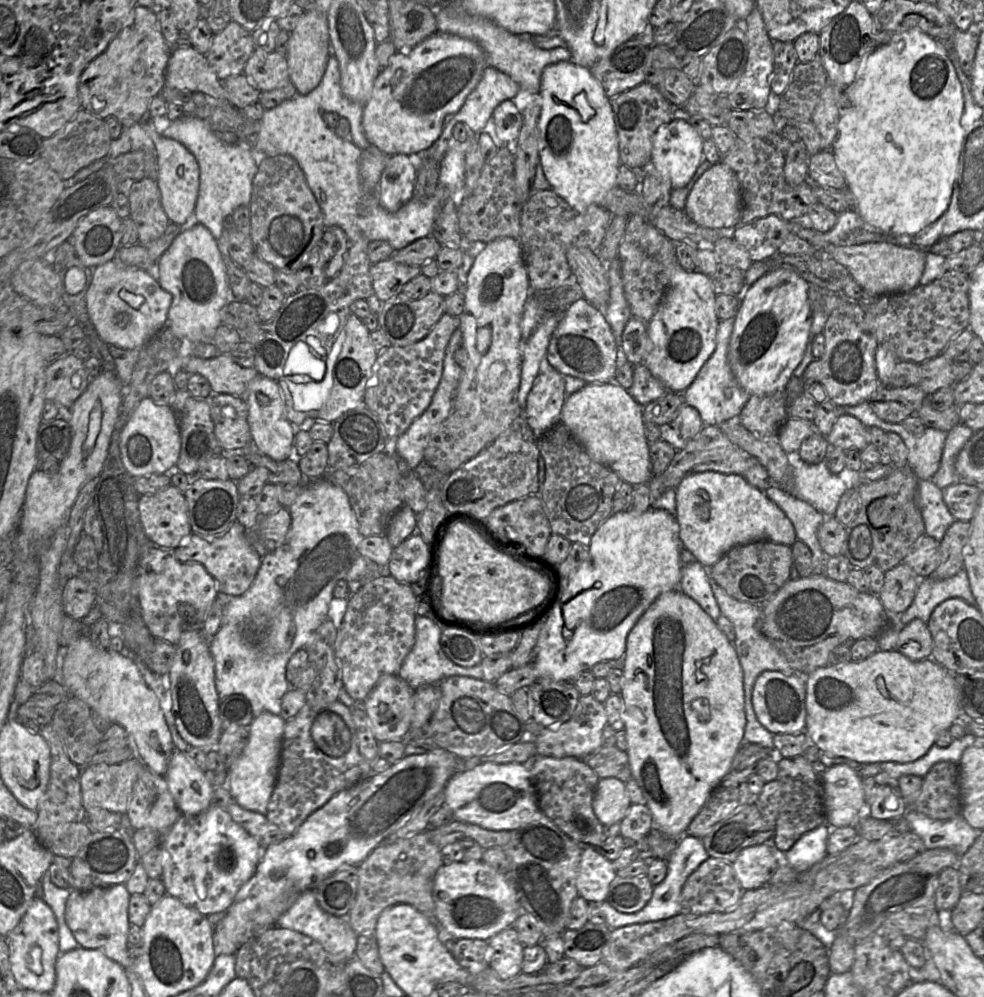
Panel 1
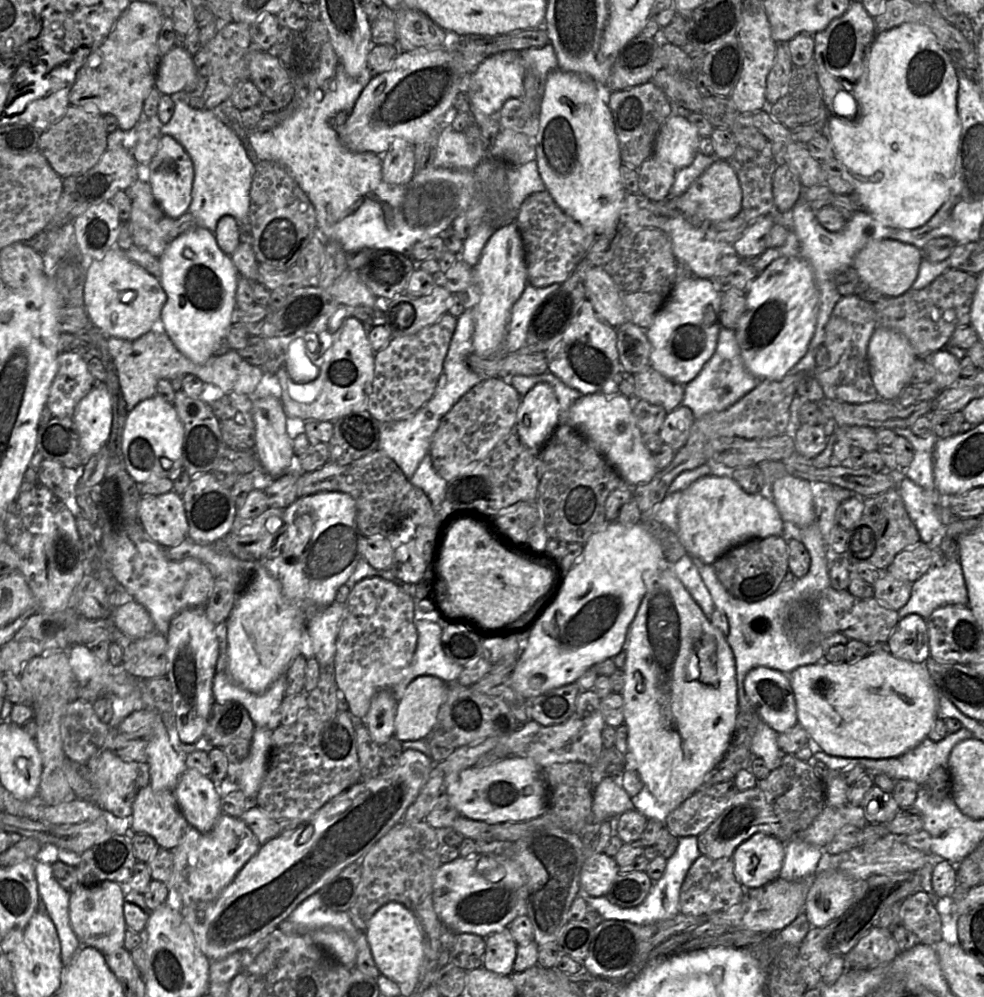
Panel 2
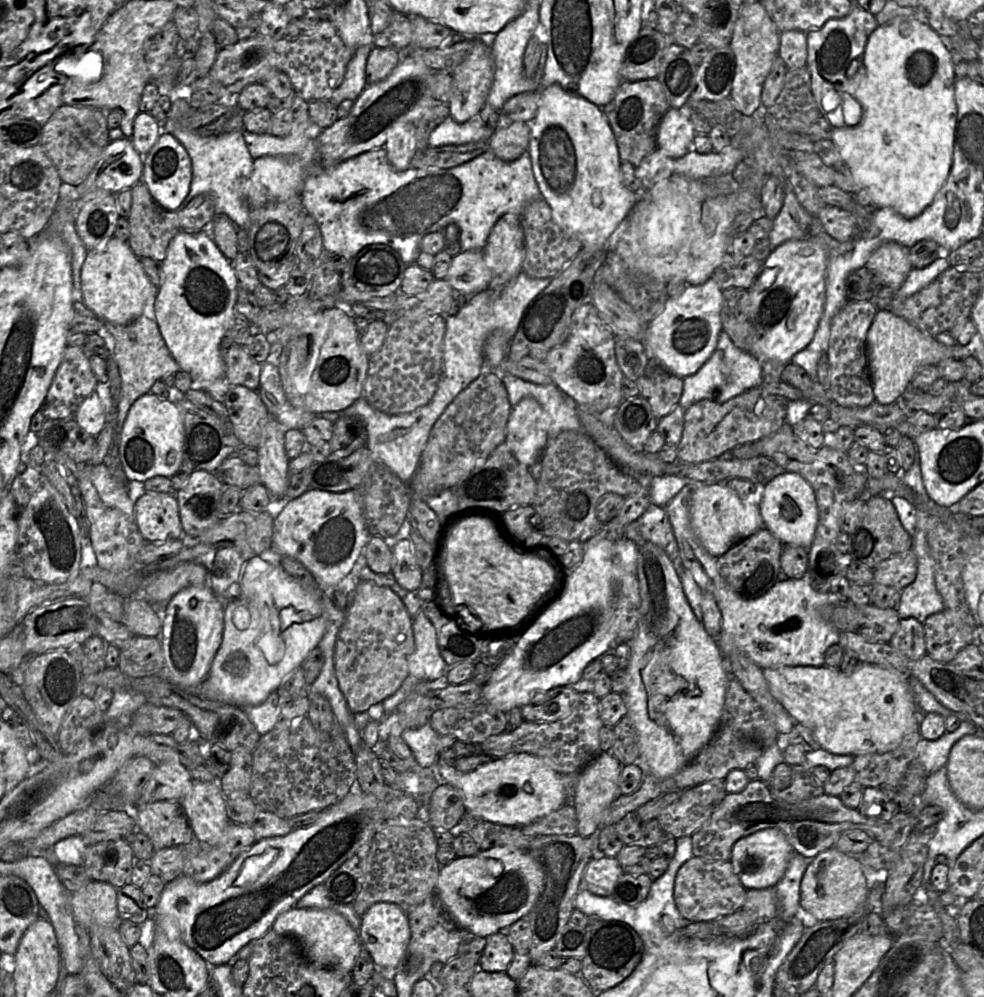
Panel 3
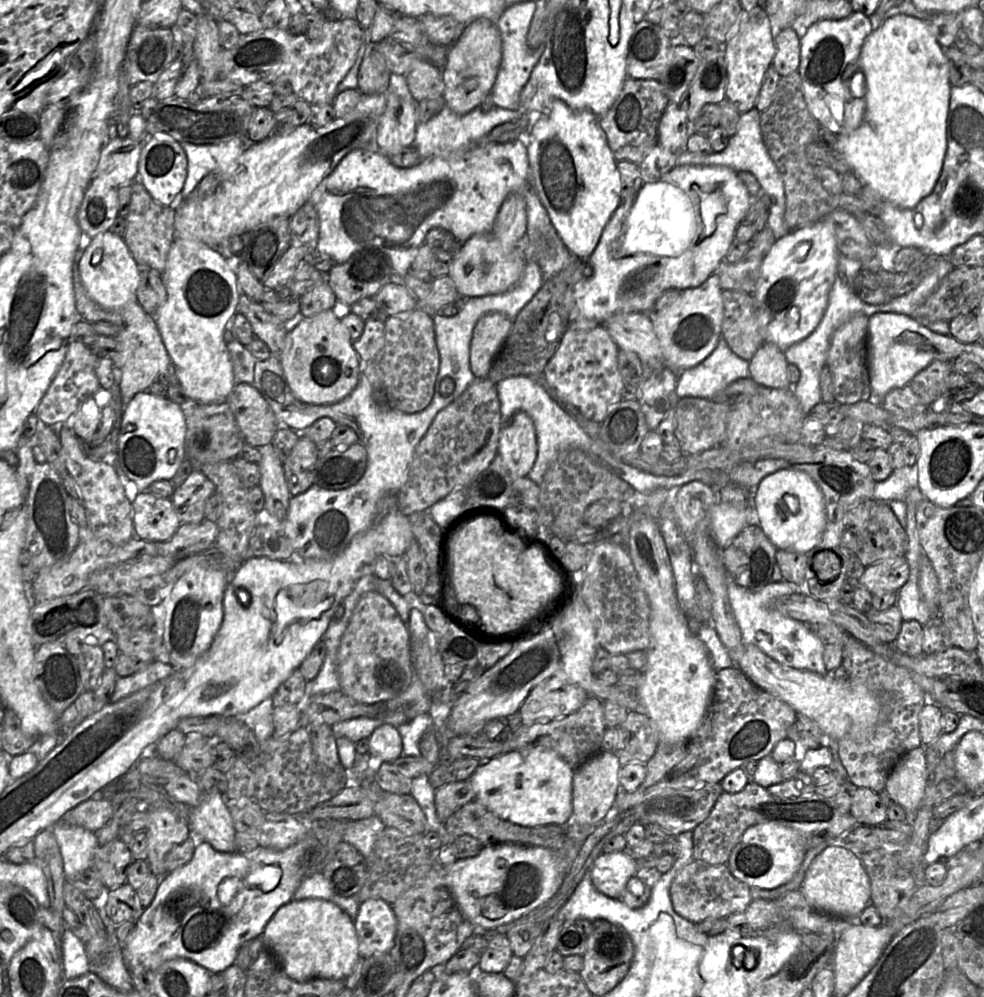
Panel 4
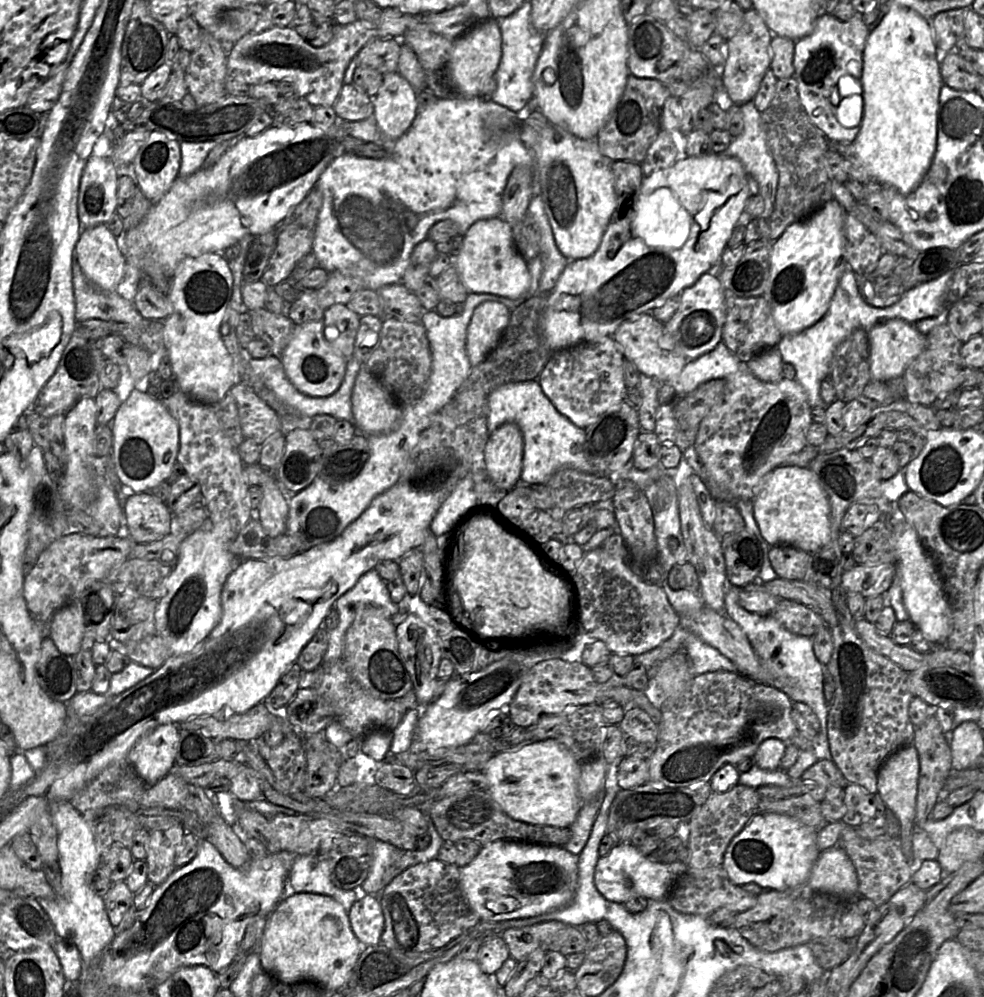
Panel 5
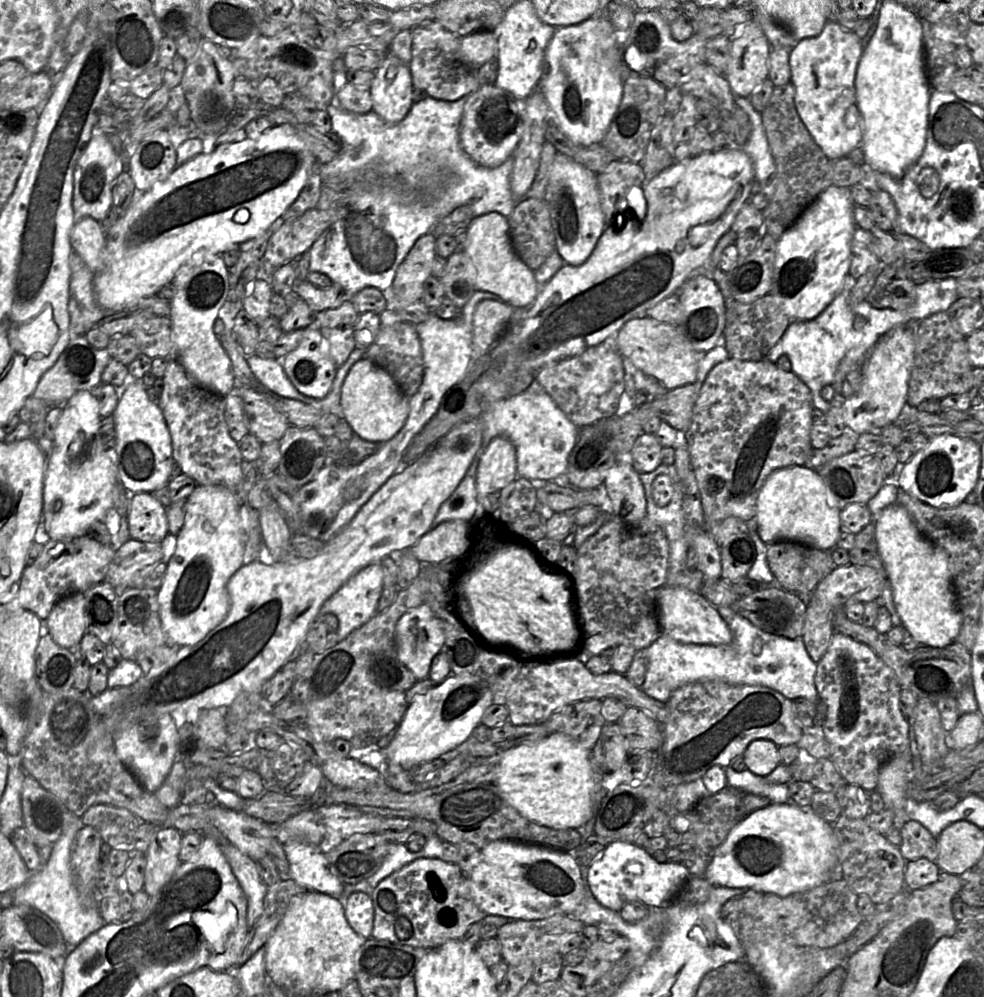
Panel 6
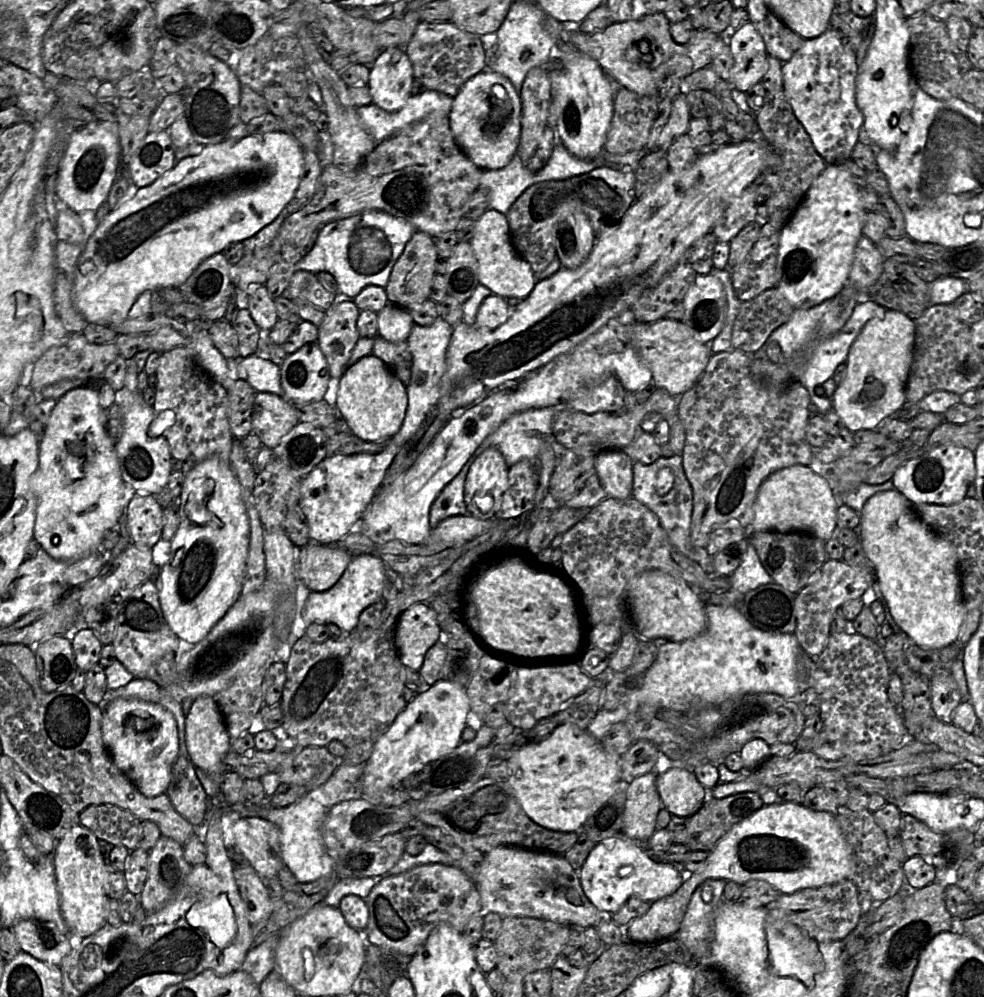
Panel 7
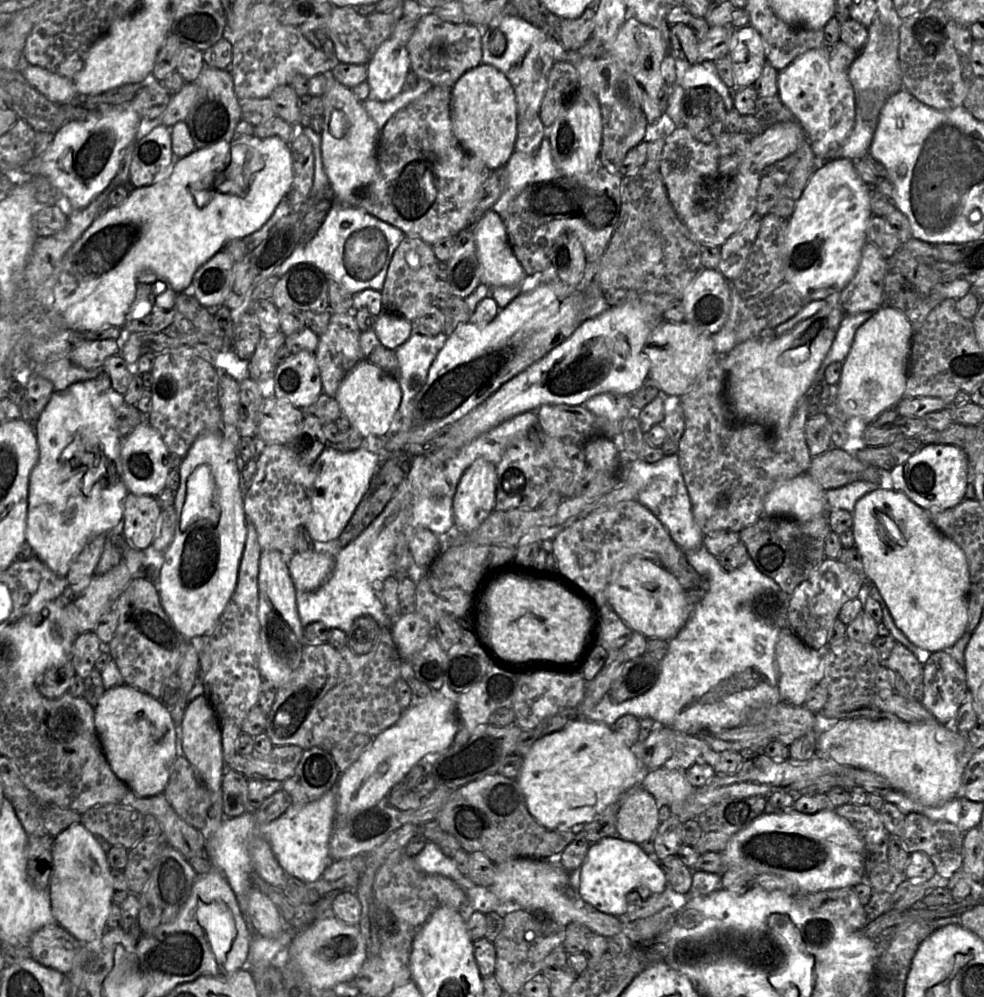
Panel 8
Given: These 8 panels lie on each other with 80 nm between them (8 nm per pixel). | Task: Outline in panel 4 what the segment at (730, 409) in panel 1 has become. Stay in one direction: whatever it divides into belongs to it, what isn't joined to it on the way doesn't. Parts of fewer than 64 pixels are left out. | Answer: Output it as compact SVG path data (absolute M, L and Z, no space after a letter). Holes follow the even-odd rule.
M720 338L714 351L698 365L678 372L678 398L712 398L734 381L749 378L749 362L738 357Z

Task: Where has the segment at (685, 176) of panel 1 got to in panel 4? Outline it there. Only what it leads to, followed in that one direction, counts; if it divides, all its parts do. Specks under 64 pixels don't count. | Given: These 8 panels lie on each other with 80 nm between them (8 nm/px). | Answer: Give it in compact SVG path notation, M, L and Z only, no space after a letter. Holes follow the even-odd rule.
M670 102L658 125L658 143L666 149L680 153L686 150L686 144L692 133L692 123L680 105Z

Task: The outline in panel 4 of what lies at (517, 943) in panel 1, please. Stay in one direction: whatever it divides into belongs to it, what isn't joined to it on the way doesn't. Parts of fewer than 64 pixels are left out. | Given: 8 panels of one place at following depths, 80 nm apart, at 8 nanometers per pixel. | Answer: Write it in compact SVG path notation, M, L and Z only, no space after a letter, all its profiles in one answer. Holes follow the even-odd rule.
M495 932L488 939L486 949L480 954L478 970L484 973L503 973L512 955L507 936L502 932Z

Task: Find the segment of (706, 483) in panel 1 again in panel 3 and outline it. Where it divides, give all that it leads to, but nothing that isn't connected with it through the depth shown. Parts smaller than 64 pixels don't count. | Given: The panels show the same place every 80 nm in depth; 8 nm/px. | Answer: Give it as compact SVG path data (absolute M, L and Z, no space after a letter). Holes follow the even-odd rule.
M726 483L705 484L699 487L692 496L690 519L699 541L706 551L714 557L721 556L733 545L764 527L760 508L754 503L754 493L749 494L746 499L741 499Z

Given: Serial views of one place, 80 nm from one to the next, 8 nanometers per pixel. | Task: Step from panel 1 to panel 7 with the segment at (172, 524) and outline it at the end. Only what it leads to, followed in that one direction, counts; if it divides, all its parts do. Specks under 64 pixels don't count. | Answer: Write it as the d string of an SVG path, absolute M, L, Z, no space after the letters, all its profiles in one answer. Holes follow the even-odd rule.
M135 493L127 504L127 525L131 542L151 549L161 539L163 508L152 494Z

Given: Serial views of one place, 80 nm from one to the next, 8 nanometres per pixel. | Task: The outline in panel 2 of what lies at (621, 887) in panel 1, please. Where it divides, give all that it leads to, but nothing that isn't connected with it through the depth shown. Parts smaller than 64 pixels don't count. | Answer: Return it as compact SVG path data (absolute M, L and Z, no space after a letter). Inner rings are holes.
M646 872L617 875L606 897L619 907L635 907L645 900L653 883Z

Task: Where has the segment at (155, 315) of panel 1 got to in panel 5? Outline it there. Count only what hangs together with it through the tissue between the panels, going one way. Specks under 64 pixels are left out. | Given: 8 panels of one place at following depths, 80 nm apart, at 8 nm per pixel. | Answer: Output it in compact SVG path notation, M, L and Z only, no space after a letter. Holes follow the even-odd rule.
M105 224L84 229L74 253L85 276L96 287L116 292L127 262L123 237L115 237Z

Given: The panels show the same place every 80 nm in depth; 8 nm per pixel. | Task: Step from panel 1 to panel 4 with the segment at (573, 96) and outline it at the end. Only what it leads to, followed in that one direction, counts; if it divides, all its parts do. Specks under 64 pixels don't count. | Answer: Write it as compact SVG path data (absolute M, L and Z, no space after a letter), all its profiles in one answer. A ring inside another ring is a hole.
M555 99L549 115L542 116L528 131L526 147L538 195L564 245L579 259L588 259L597 248L603 231L623 202L620 173L599 118L590 110L576 111Z

